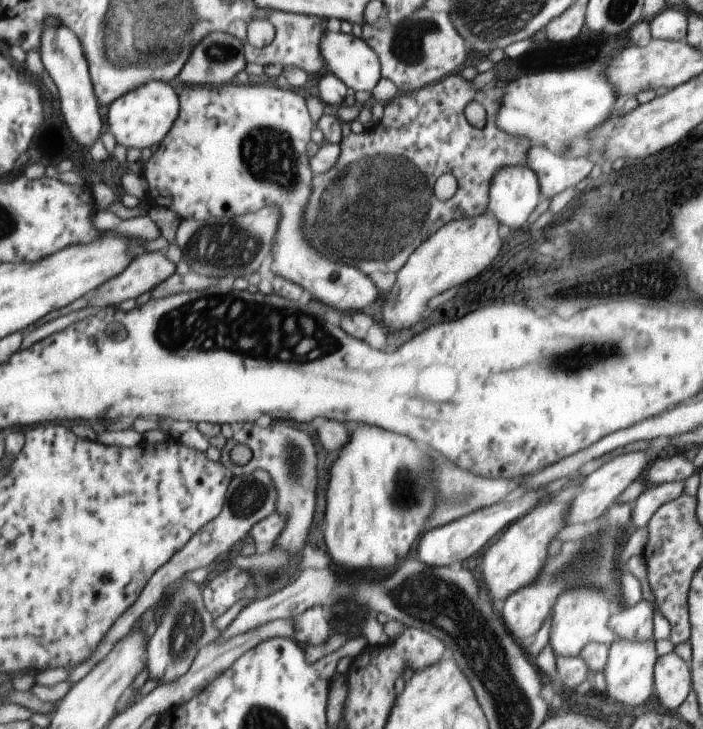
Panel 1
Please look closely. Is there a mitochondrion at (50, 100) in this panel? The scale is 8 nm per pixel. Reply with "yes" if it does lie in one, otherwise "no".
no

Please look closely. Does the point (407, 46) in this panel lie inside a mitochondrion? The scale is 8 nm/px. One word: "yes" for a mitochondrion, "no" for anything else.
yes

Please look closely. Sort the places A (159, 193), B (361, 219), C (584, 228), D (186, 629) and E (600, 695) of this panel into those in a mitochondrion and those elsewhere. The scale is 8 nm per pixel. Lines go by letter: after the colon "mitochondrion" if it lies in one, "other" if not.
A: other
B: mitochondrion
C: mitochondrion
D: mitochondrion
E: other

